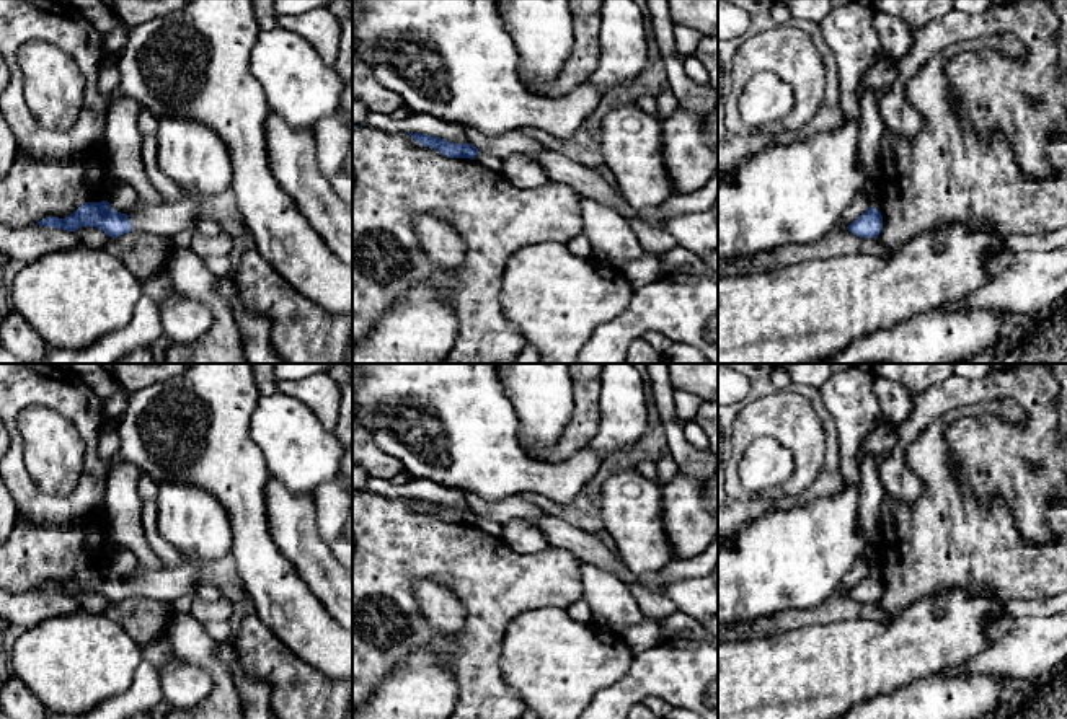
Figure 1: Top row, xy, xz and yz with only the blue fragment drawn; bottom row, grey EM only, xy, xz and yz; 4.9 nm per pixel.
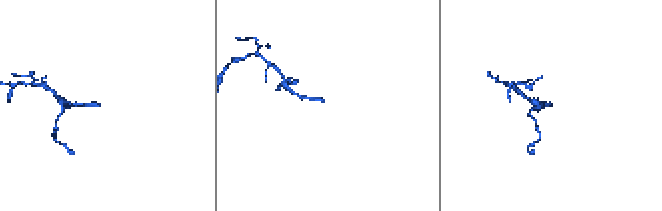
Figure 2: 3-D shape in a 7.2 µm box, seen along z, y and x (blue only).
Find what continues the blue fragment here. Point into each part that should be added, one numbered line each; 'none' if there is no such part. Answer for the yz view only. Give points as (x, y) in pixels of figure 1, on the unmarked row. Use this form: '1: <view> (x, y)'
none

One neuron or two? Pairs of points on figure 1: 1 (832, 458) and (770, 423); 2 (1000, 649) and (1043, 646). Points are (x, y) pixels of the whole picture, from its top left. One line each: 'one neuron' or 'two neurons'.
1: two neurons
2: one neuron

